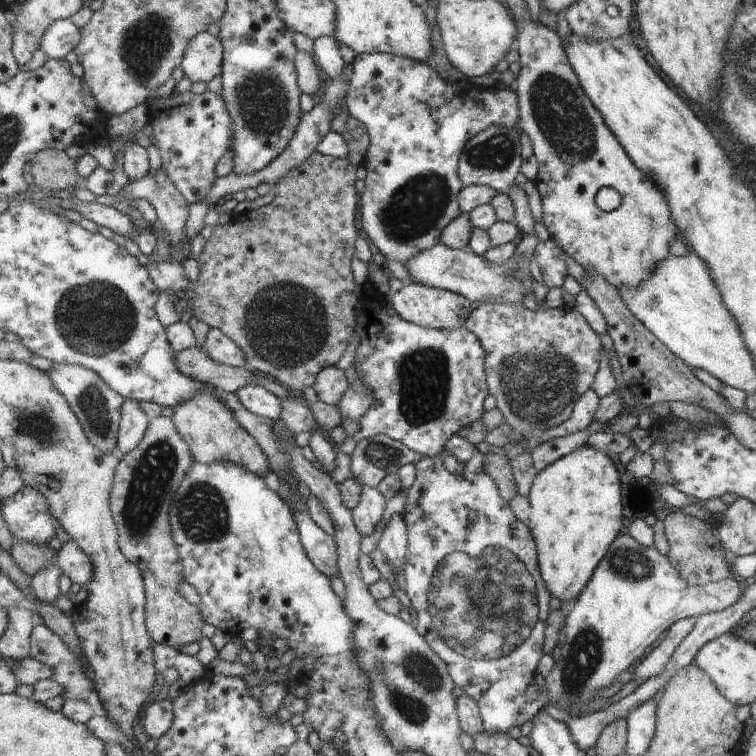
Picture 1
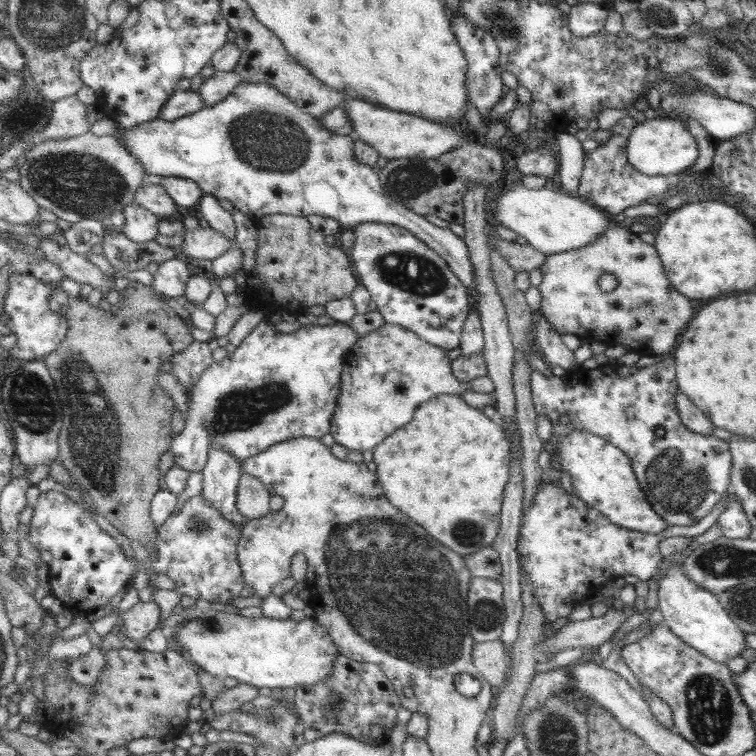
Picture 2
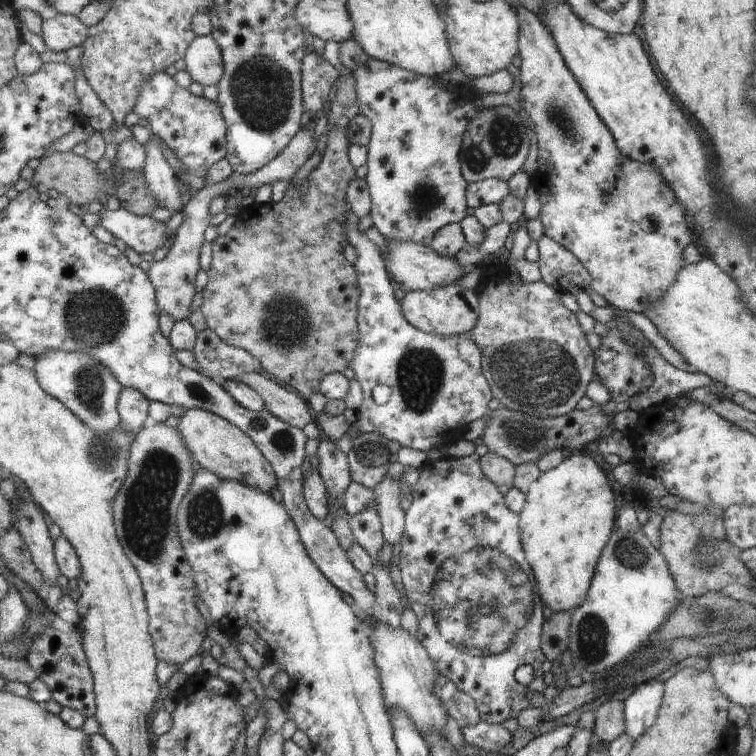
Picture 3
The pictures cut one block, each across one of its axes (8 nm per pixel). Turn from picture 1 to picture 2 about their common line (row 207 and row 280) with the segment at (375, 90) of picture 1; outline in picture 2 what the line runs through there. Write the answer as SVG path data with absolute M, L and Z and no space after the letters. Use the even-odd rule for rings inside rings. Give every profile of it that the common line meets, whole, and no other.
M367 222L351 230L355 241L350 258L386 322L404 326L445 351L460 348L473 302L448 263L404 227Z

